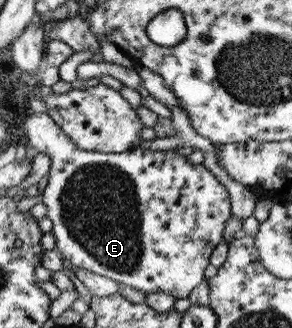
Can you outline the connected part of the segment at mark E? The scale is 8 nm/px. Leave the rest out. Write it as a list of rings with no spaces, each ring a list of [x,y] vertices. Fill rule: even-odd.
[[[26,107],[26,116],[22,119],[28,144],[50,159],[48,168],[48,183],[42,190],[41,203],[46,205],[46,217],[52,221],[52,236],[54,237],[54,252],[64,261],[70,264],[70,268],[83,269],[94,274],[110,278],[117,283],[124,284],[128,288],[135,288],[138,292],[150,294],[150,292],[164,292],[174,298],[187,298],[188,293],[196,284],[200,284],[204,278],[204,270],[209,264],[209,257],[216,245],[222,240],[222,232],[225,223],[230,216],[230,202],[226,188],[220,183],[214,174],[210,173],[202,163],[192,164],[184,155],[172,151],[150,151],[144,148],[130,148],[121,153],[97,153],[80,150],[64,133],[60,127],[44,112],[33,112]]]

